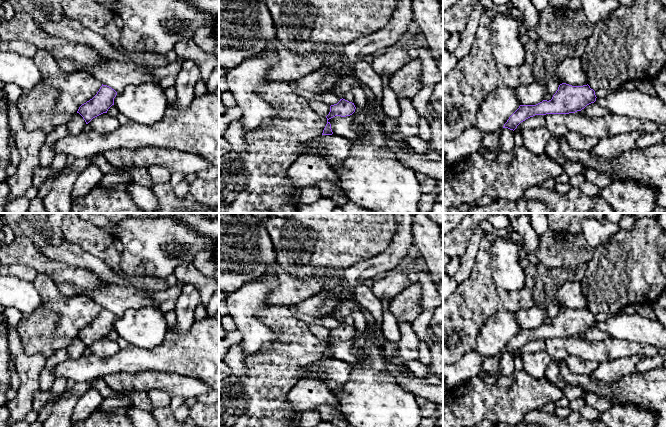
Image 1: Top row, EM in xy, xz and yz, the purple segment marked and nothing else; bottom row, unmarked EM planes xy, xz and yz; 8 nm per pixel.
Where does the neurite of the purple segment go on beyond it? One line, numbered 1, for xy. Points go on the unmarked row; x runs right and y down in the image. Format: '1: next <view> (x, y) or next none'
1: next none

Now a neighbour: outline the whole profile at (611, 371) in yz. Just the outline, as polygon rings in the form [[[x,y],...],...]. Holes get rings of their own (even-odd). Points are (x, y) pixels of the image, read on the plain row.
[[[633,355],[599,363],[591,376],[601,382],[616,382],[625,375],[635,373],[638,363],[644,357]]]

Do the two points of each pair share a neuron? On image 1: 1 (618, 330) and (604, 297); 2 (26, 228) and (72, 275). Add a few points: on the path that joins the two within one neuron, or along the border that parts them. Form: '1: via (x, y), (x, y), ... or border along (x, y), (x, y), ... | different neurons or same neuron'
1: border along (620, 310), (609, 315) | different neurons
2: border along (19, 236), (25, 236), (39, 250) | different neurons

